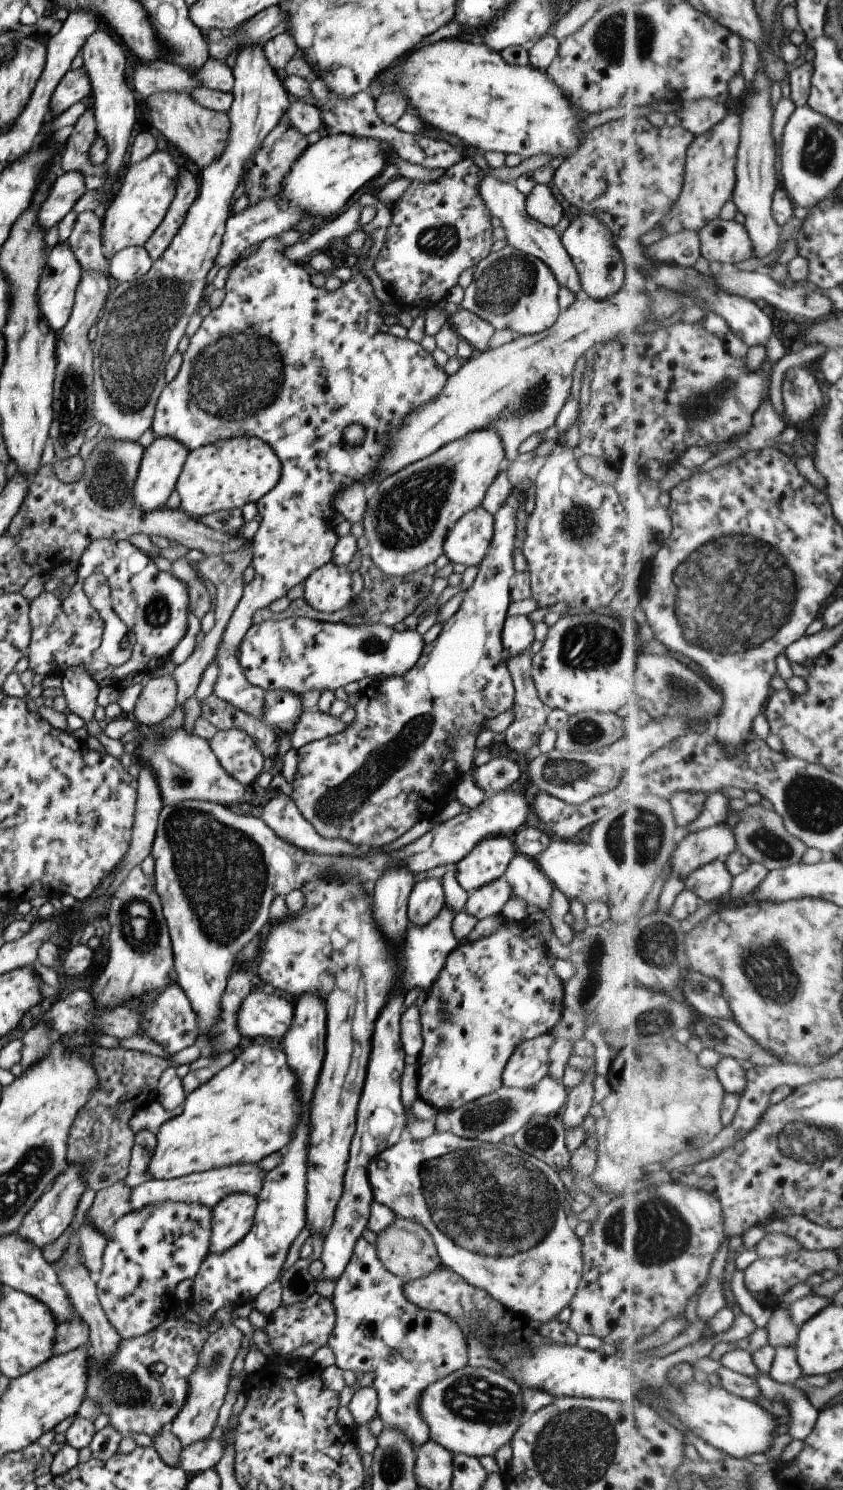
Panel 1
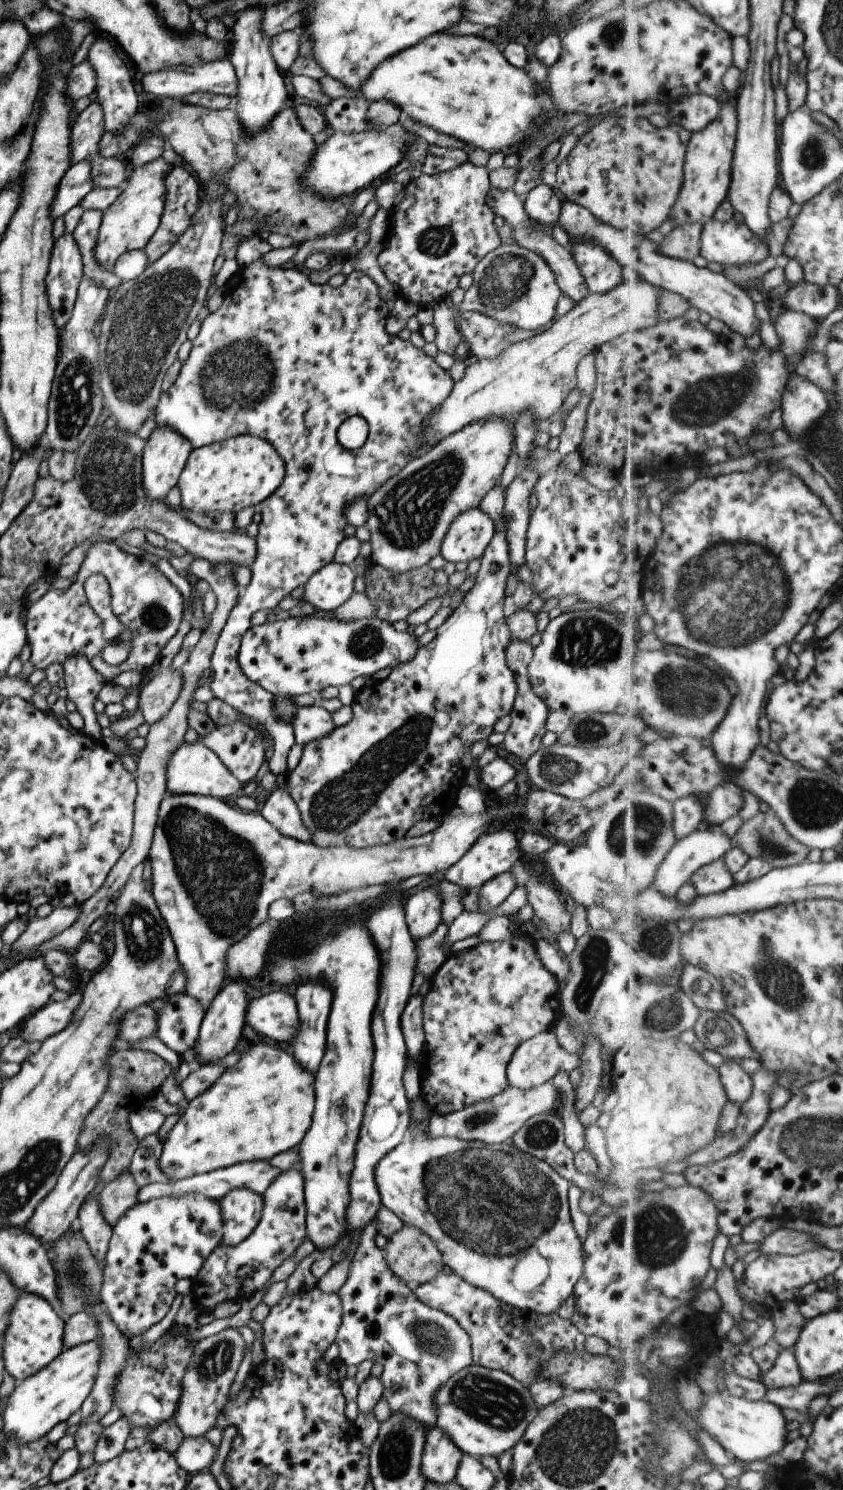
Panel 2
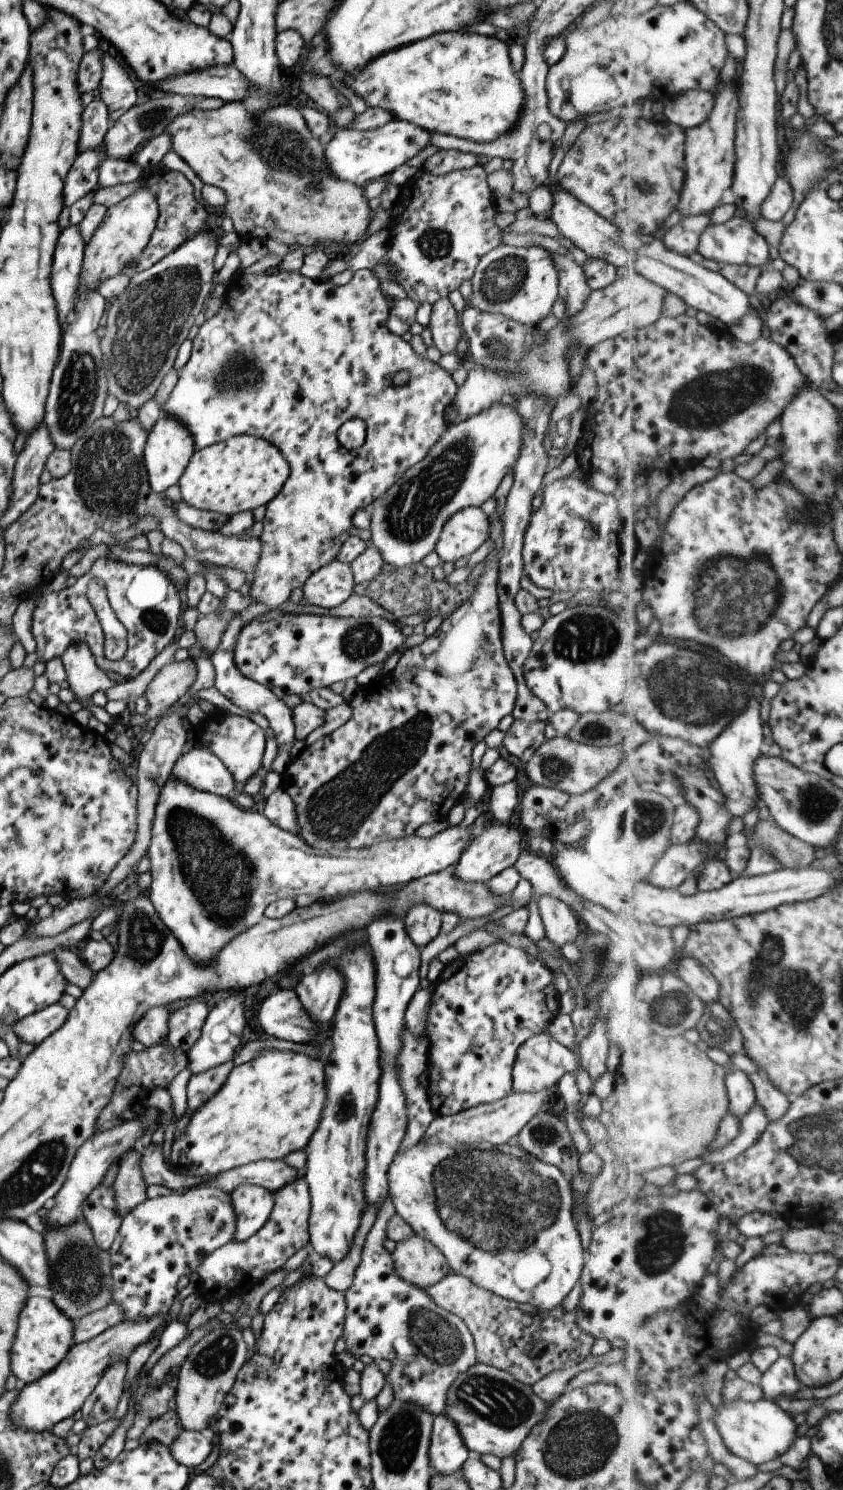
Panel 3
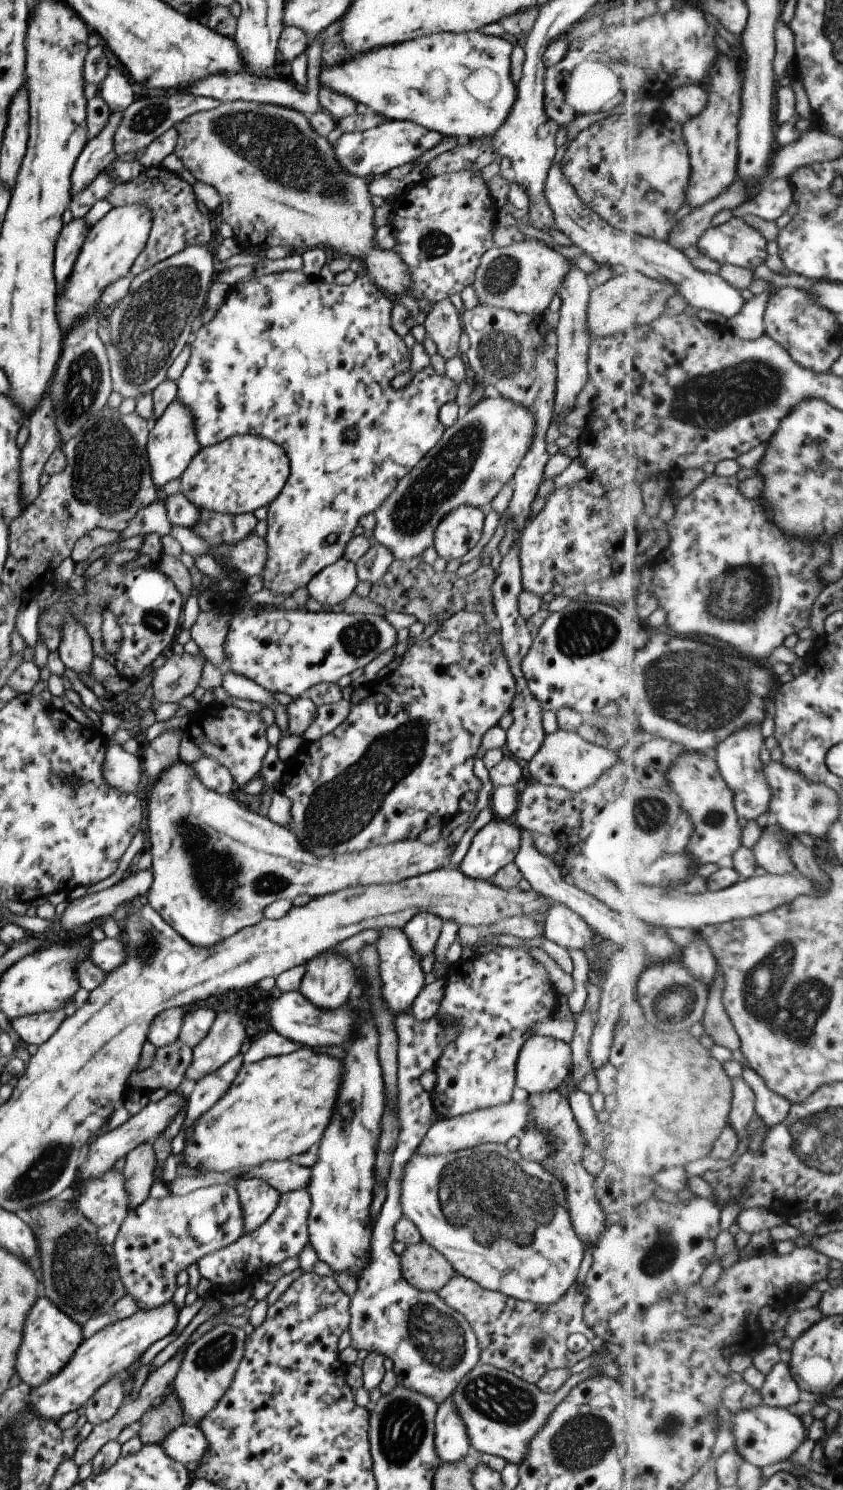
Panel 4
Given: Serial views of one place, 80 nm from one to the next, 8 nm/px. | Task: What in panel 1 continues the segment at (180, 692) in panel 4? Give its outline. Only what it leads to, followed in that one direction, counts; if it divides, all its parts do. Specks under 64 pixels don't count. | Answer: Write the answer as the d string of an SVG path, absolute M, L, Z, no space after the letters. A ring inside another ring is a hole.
M171 675L151 678L137 697L131 717L140 727L150 727L169 716L176 707L176 684Z

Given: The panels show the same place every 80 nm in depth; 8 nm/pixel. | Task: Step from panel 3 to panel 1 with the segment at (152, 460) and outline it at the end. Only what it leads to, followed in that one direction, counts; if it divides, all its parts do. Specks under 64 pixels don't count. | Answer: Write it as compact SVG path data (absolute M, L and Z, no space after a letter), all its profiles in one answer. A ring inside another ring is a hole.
M155 437L149 446L142 449L138 473L132 488L131 498L134 505L143 512L163 508L171 491L174 490L176 478L181 472L188 450L176 440L169 437Z

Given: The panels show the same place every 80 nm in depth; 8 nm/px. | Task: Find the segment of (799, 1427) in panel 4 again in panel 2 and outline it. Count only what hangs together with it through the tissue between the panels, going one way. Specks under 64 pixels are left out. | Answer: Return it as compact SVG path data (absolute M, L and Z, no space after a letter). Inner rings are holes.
M727 1389L710 1395L704 1394L704 1397L704 1404L698 1411L698 1427L711 1433L733 1456L745 1463L755 1462L765 1460L785 1448L789 1421L785 1420L782 1408L773 1402L768 1402L767 1399L750 1401L745 1397L733 1396Z

